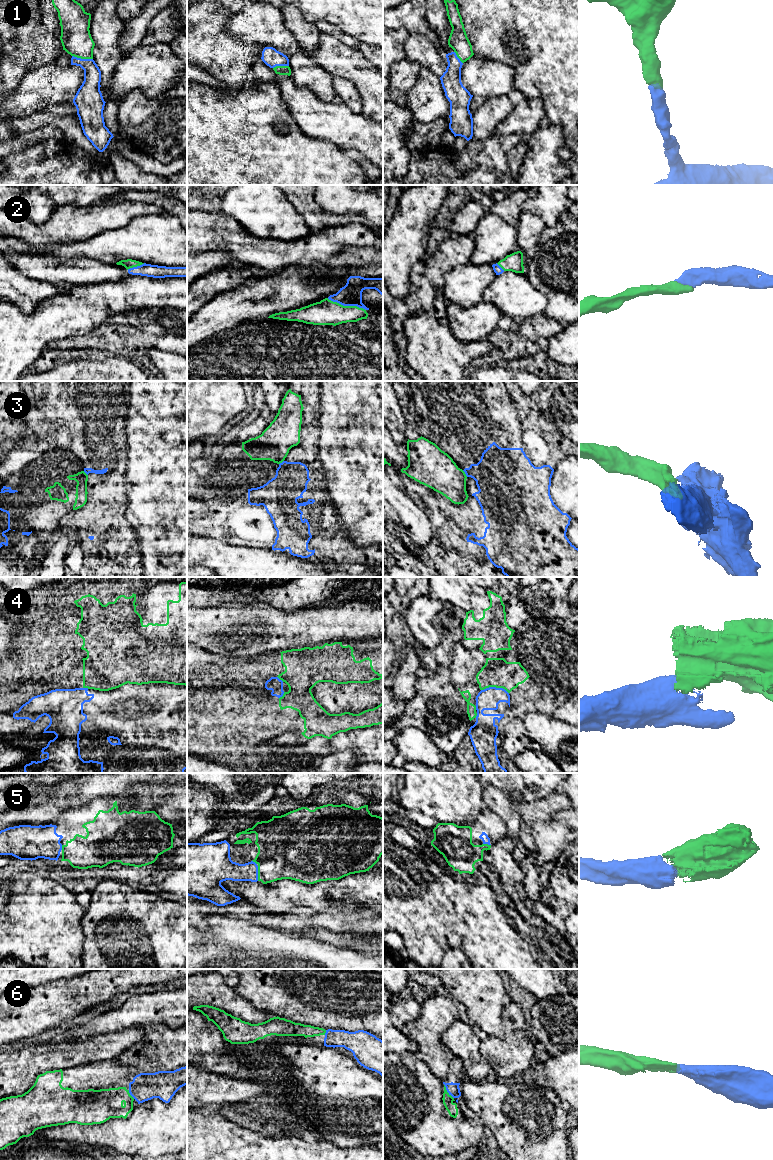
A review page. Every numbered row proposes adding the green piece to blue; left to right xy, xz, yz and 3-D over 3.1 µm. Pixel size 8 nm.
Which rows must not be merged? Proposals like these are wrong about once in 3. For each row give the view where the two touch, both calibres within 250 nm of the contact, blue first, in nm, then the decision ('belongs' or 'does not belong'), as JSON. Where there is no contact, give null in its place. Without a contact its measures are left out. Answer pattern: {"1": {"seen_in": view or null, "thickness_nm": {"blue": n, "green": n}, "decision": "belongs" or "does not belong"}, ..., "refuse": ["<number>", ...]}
{"1": {"seen_in": "xy", "thickness_nm": {"blue": 160, "green": 240}, "decision": "belongs"}, "2": {"seen_in": "xz", "thickness_nm": {"blue": 180, "green": 200}, "decision": "belongs"}, "3": {"seen_in": "yz", "thickness_nm": {"blue": 360, "green": 300}, "decision": "belongs"}, "4": {"seen_in": "yz", "thickness_nm": {"blue": 180, "green": 240}, "decision": "does not belong"}, "5": {"seen_in": "xz", "thickness_nm": {"blue": 160, "green": 380}, "decision": "belongs"}, "6": {"seen_in": "yz", "thickness_nm": {"blue": 100, "green": 90}, "decision": "belongs"}, "refuse": ["4"]}

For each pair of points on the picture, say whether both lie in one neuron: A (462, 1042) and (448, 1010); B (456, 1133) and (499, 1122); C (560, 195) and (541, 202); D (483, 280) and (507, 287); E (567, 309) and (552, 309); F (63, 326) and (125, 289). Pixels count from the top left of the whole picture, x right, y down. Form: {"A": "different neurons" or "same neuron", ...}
{"A": "different neurons", "B": "different neurons", "C": "same neuron", "D": "different neurons", "E": "same neuron", "F": "same neuron"}

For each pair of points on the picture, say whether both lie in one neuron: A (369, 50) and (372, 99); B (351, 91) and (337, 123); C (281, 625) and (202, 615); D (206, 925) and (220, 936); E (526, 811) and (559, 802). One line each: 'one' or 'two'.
A: two
B: two
C: one
D: one
E: one

